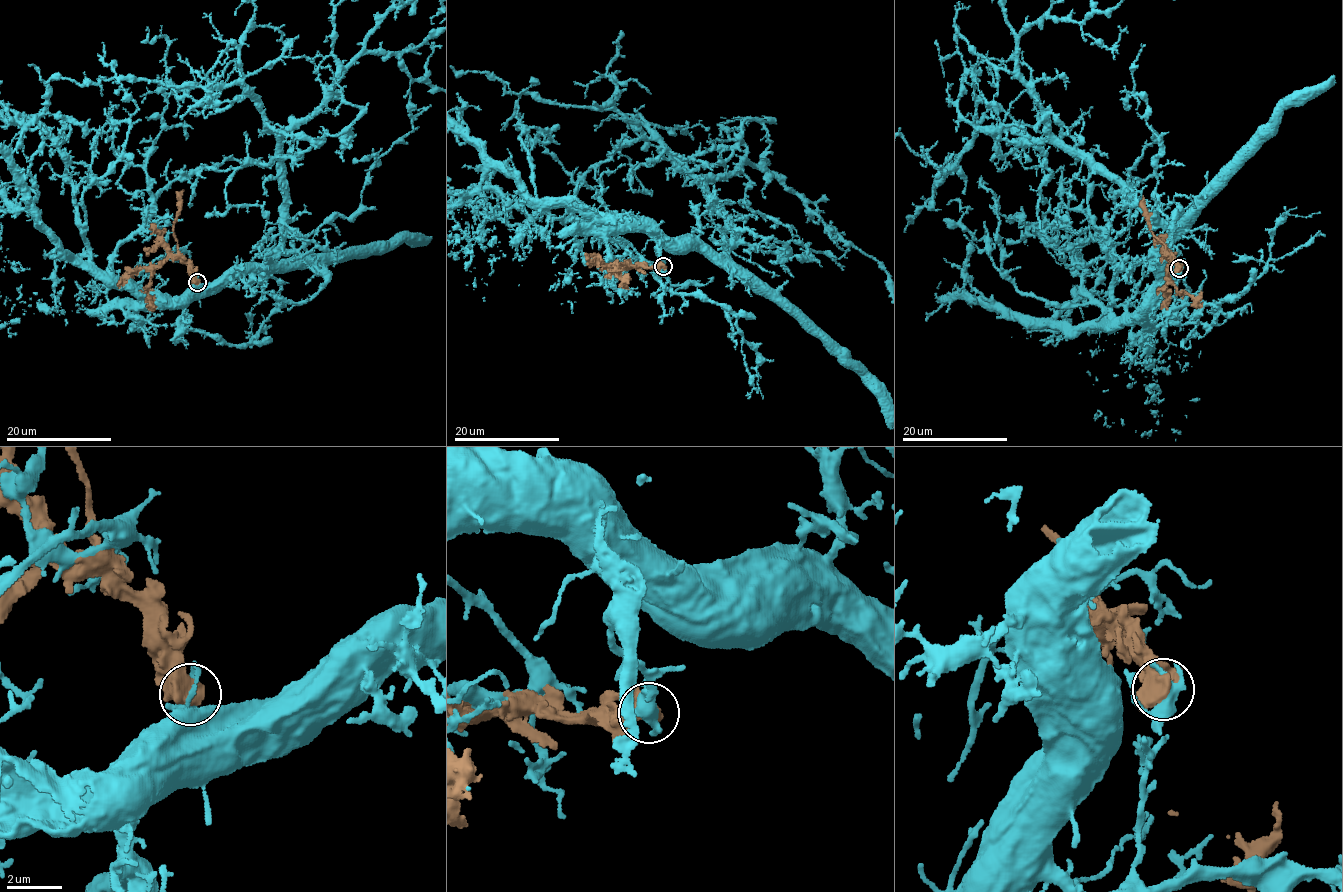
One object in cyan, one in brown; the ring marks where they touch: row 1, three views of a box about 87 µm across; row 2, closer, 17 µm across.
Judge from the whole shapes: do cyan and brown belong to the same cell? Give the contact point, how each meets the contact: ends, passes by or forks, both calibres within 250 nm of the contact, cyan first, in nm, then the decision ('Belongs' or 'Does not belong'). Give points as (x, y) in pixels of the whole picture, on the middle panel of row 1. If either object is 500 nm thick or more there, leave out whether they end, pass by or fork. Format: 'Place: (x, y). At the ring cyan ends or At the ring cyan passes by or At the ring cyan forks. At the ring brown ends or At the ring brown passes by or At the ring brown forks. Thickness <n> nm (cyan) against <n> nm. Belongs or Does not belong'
Place: (663, 266). Thickness 440 nm (cyan) against 800 nm. Does not belong

